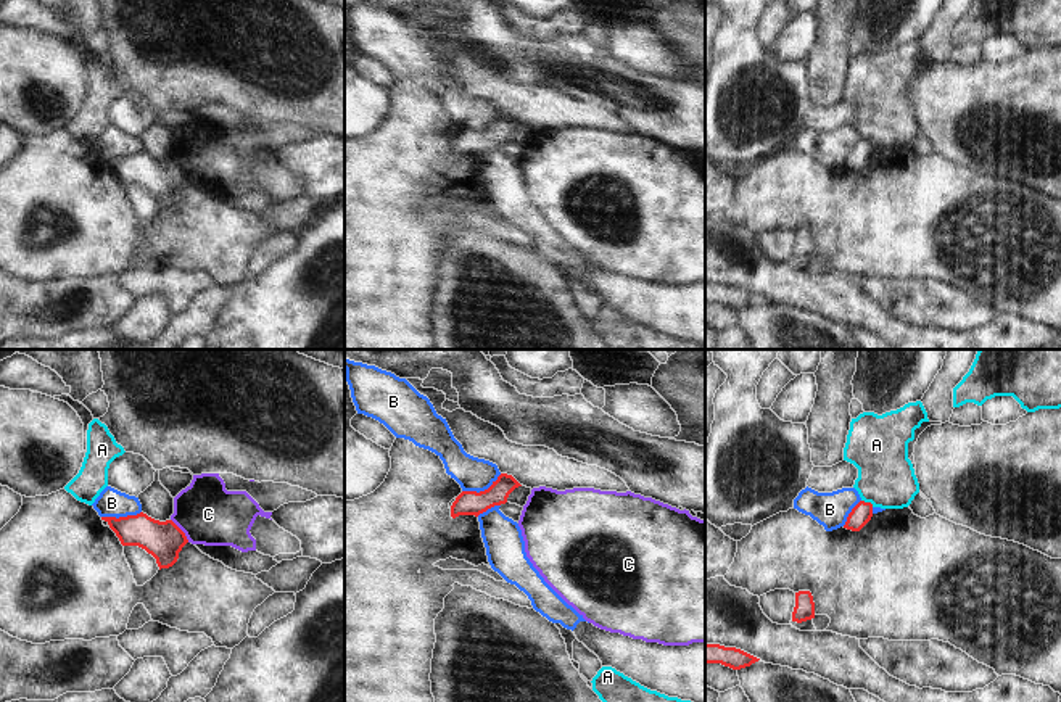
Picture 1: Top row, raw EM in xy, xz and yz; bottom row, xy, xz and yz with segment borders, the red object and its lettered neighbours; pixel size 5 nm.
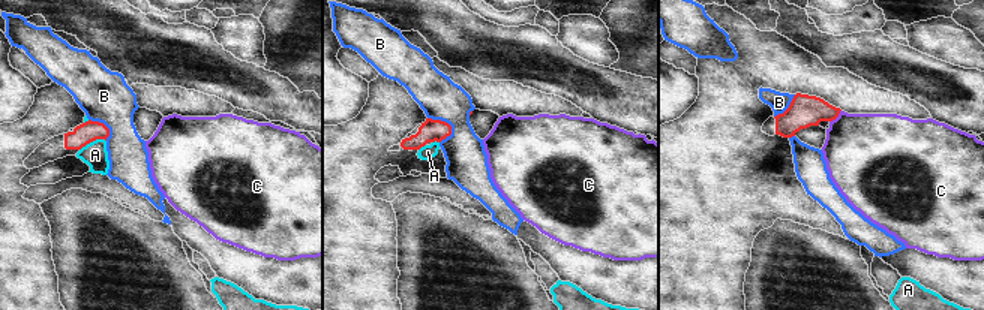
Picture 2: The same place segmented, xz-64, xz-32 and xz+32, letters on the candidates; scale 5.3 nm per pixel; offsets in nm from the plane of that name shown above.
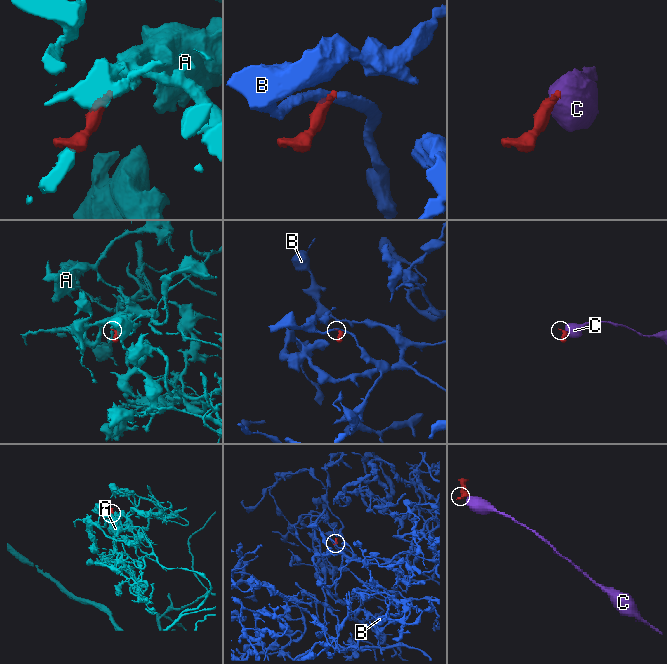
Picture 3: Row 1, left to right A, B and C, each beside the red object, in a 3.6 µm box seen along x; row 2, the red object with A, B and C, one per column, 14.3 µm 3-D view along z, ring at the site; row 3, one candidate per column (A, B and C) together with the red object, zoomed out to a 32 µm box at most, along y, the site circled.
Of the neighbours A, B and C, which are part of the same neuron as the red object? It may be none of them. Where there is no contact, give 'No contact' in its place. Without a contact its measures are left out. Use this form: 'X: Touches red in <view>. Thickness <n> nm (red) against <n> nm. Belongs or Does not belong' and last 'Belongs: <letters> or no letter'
A: Touches red in yz. Thickness 100 nm (red) against 280 nm. Does not belong
B: Touches red in xz. Thickness 130 nm (red) against 170 nm. Does not belong
C: Touches red in xy. Thickness 190 nm (red) against 300 nm. Does not belong
Belongs: no letter

